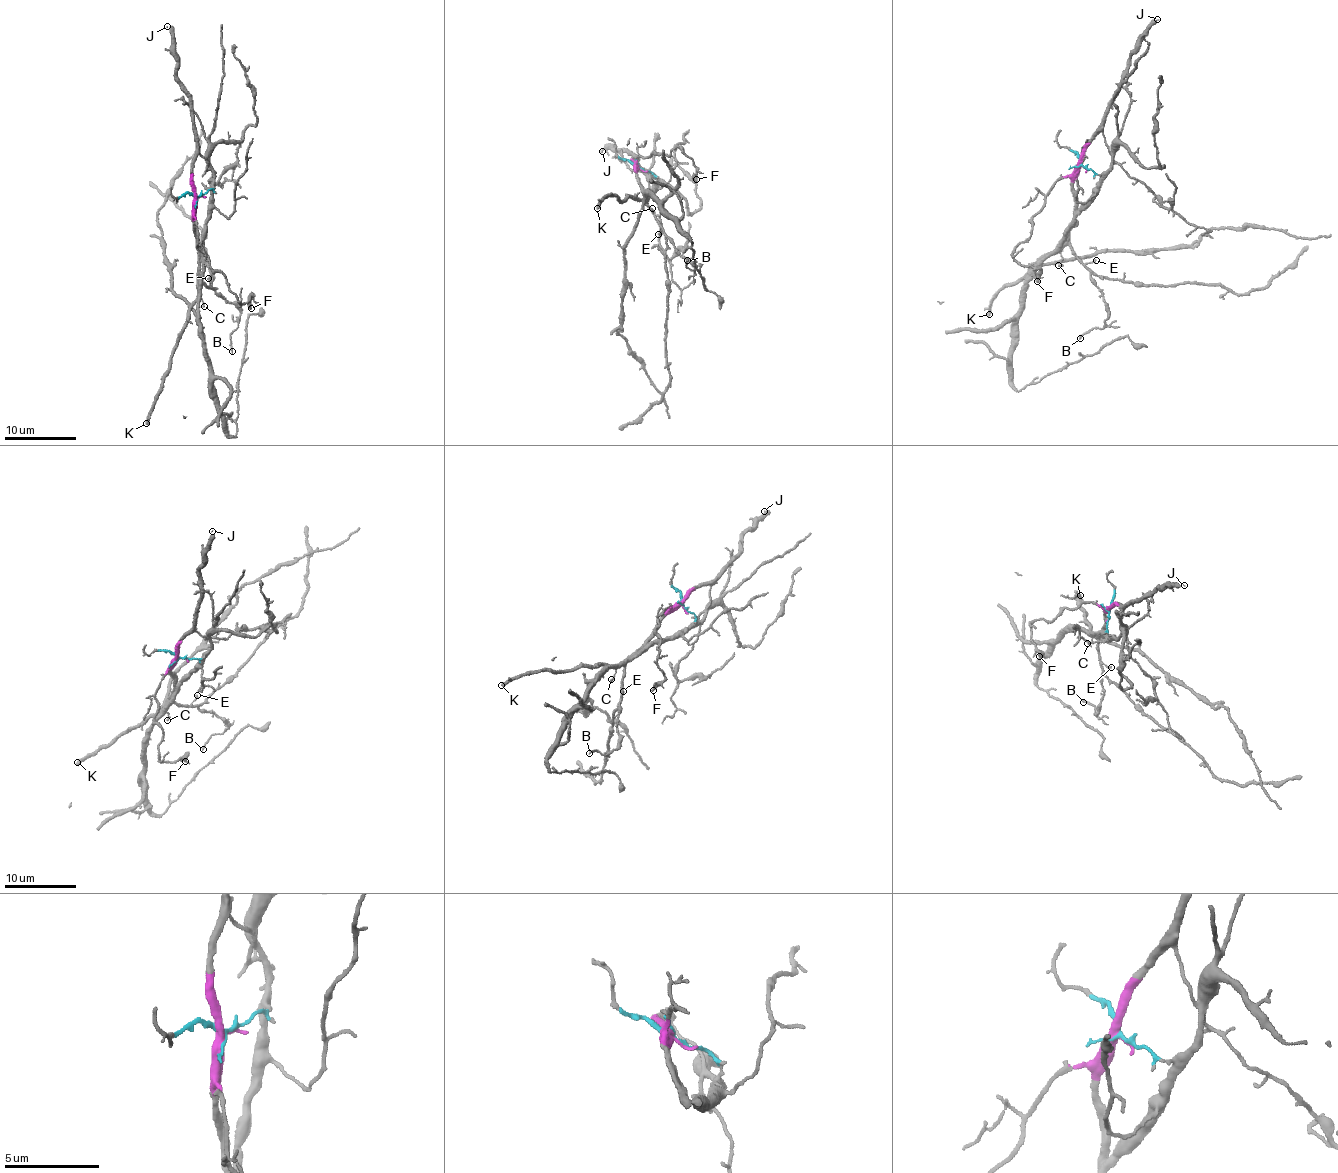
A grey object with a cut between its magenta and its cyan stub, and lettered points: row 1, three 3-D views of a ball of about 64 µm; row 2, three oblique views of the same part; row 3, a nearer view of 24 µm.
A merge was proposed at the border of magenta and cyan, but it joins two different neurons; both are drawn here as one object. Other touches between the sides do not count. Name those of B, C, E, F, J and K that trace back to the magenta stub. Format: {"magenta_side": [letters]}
{"magenta_side": ["B", "C", "E", "F", "J", "K"]}

